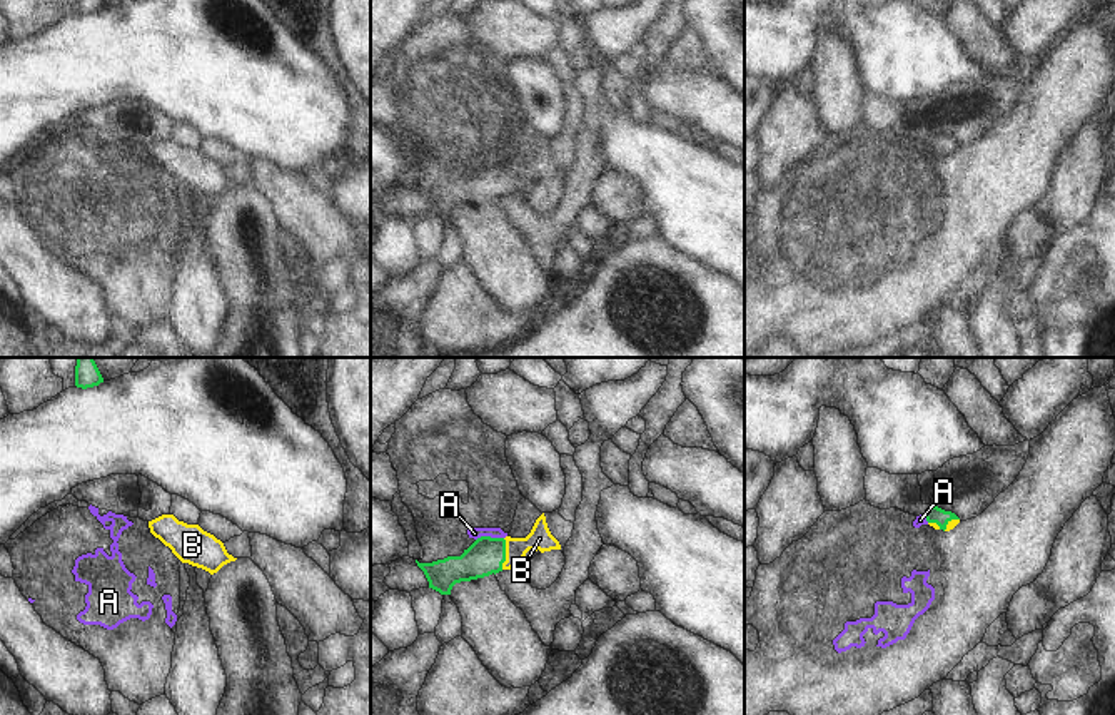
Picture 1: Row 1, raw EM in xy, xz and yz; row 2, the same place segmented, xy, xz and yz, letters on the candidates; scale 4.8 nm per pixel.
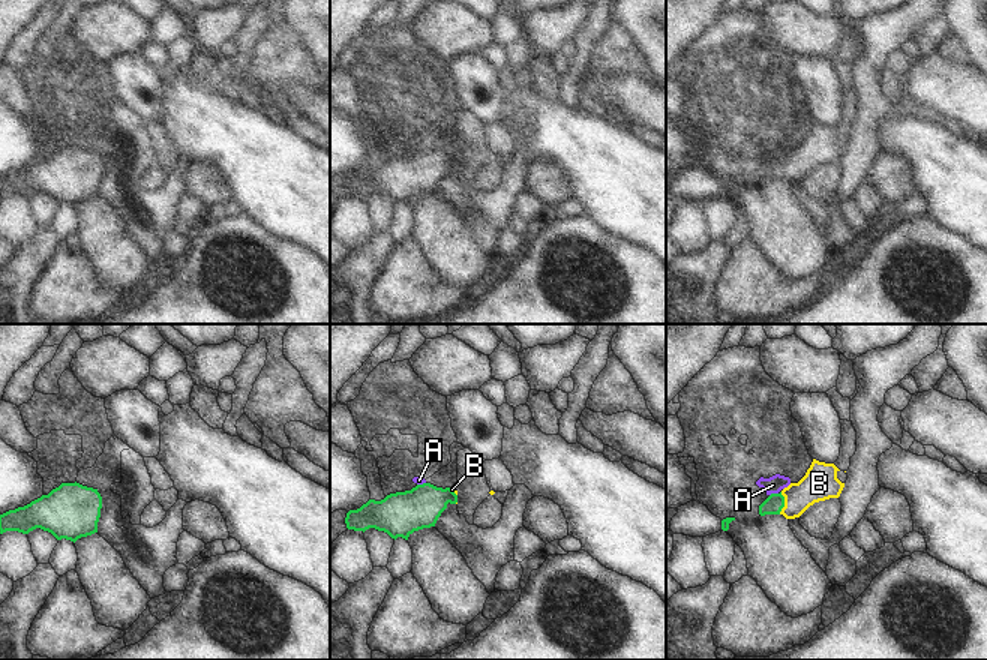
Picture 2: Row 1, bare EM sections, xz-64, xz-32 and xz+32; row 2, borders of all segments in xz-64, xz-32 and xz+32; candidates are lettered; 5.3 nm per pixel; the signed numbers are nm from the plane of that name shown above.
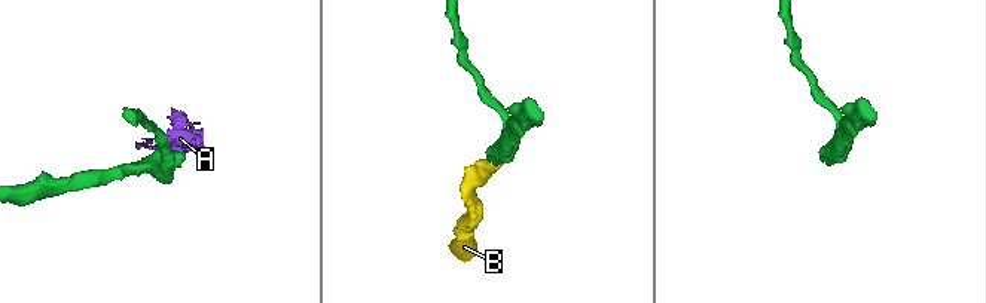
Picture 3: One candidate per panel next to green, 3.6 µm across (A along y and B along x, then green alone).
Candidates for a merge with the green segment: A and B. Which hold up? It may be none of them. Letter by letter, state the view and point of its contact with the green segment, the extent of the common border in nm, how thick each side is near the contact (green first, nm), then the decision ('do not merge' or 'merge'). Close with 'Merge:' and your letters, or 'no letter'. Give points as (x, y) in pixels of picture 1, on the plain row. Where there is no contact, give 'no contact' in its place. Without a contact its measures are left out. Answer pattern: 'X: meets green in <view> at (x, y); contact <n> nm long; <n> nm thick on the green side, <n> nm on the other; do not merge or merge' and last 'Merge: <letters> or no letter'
A: meets green in xz at (489, 162); contact 140 nm long; 180 nm thick on the green side, 50 nm on the other; do not merge
B: meets green in xz at (504, 179); contact 150 nm long; 180 nm thick on the green side, 110 nm on the other; merge
Merge: B

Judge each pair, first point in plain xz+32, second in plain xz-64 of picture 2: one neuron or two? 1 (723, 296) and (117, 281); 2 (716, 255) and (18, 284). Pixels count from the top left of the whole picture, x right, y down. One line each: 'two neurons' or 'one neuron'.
1: two neurons
2: one neuron

